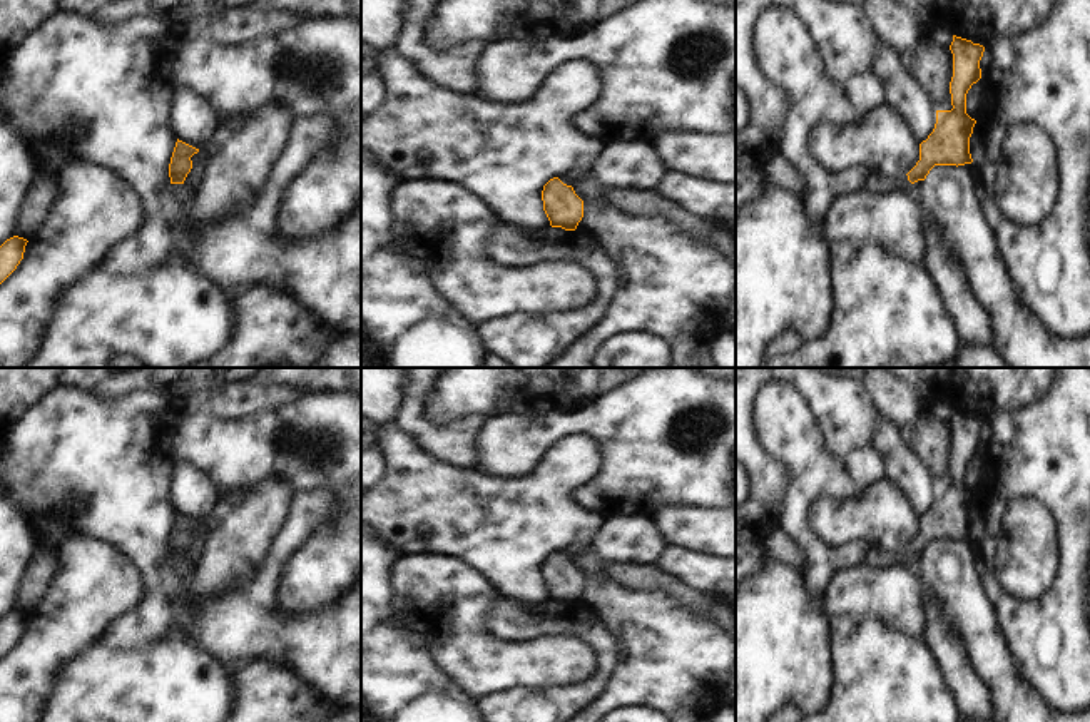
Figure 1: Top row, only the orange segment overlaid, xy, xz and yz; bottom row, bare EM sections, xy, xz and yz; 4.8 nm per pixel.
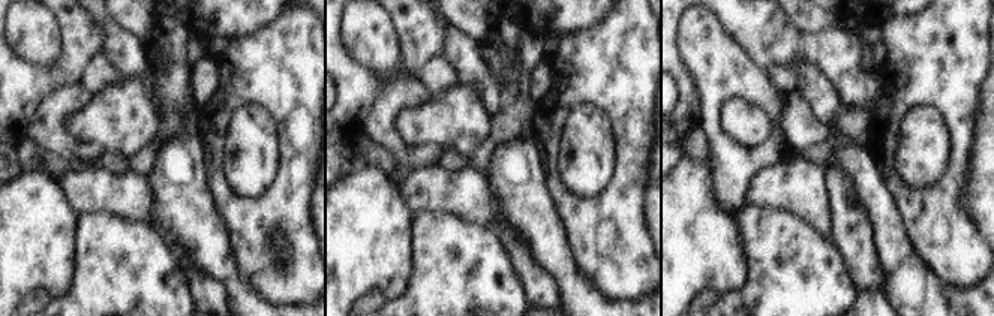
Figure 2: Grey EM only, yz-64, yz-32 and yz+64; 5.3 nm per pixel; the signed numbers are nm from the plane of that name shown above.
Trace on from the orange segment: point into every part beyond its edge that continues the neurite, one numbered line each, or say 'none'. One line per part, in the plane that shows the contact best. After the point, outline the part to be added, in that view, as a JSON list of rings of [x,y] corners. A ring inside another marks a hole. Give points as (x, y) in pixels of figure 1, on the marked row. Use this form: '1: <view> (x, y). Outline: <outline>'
none

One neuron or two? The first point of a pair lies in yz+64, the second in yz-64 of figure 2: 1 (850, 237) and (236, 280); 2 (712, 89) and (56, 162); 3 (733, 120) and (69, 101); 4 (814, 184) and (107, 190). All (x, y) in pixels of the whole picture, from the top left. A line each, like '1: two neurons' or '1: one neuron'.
1: two neurons
2: two neurons
3: two neurons
4: one neuron

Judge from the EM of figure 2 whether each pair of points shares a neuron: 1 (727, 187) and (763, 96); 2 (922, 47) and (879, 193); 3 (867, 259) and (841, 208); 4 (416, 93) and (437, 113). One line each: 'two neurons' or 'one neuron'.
1: one neuron
2: two neurons
3: one neuron
4: two neurons

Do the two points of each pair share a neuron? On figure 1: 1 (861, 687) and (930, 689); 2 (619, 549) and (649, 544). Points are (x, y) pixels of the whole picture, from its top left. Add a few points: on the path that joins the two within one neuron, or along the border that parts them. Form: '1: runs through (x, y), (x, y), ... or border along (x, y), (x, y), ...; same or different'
1: runs through (878, 687), (913, 689); same
2: runs through (626, 549), (642, 545); same

